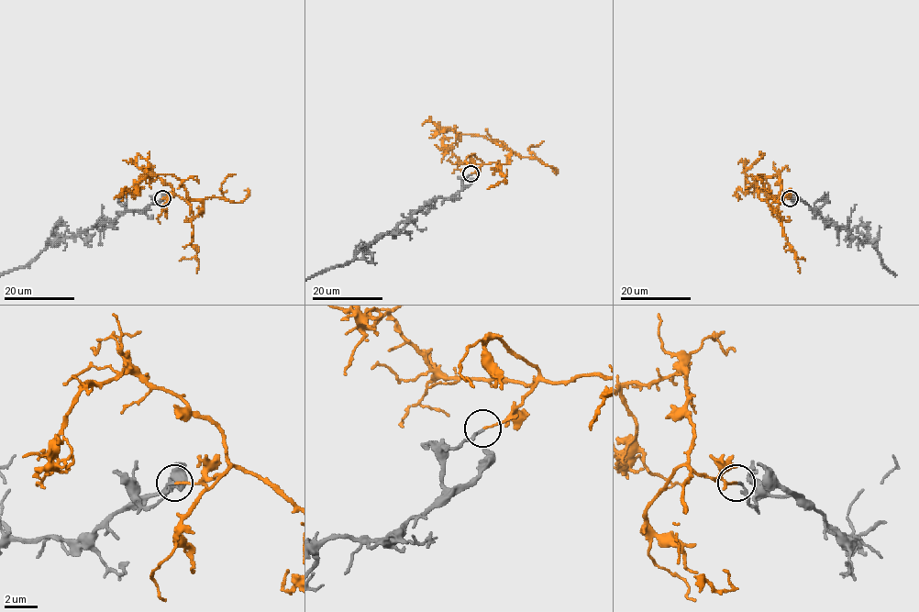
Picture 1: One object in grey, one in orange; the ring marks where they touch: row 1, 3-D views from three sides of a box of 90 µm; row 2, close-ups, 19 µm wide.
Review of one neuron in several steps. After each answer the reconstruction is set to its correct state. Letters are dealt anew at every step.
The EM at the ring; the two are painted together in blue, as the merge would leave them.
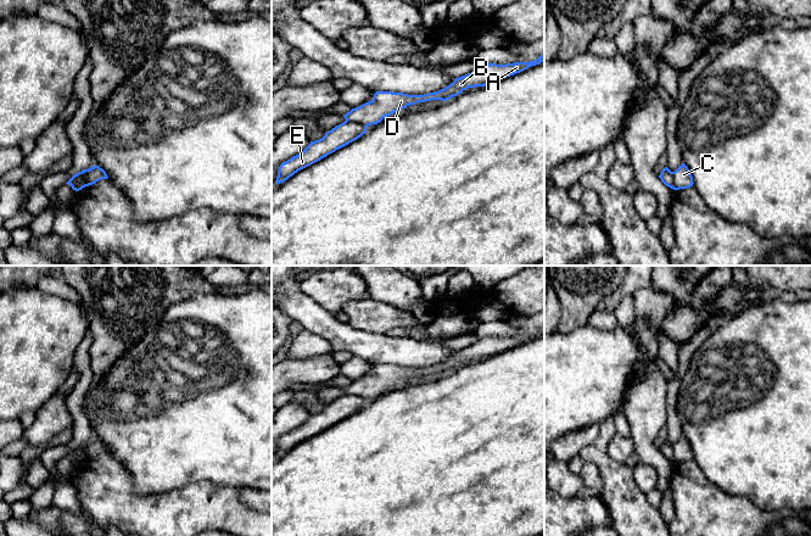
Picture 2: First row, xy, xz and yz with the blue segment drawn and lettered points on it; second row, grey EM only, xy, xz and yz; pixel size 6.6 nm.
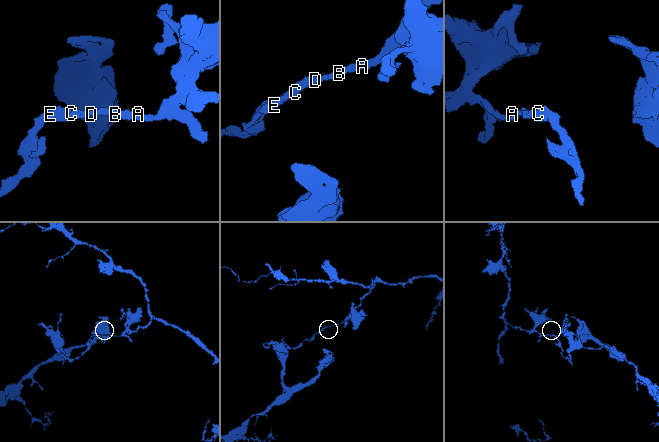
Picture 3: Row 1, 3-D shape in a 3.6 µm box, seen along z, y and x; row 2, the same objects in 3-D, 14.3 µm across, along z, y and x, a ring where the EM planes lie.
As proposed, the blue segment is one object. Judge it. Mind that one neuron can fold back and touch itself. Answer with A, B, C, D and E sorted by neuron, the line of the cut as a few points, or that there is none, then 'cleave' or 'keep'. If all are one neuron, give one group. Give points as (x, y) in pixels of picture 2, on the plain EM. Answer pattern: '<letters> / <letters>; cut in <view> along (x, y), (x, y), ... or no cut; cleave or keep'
A B D / C E; cut in xz along (346, 392), (359, 395), (365, 400); cleave

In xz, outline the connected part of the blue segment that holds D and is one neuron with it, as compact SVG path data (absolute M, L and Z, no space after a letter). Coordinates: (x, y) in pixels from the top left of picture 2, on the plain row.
M544 326L530 335L515 335L507 337L488 336L477 340L471 346L455 351L444 362L424 368L408 368L403 365L376 364L371 374L352 381L343 387L346 393L358 395L365 400L380 396L385 390L391 389L398 383L409 378L431 373L447 374L459 368L463 363L475 359L485 359L503 351L520 346L528 340L544 335Z

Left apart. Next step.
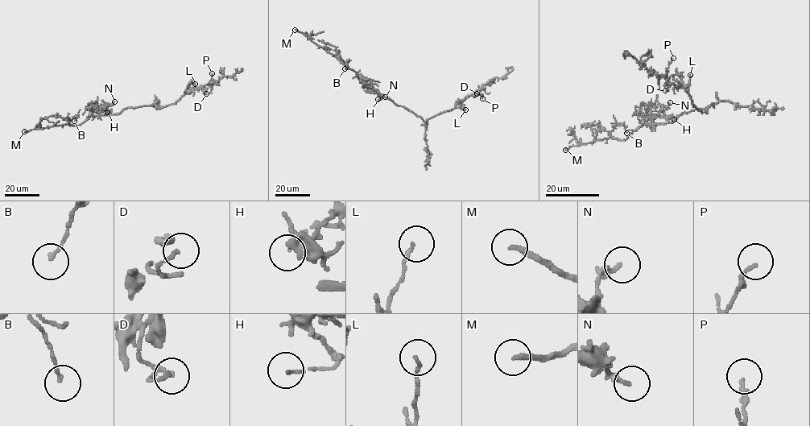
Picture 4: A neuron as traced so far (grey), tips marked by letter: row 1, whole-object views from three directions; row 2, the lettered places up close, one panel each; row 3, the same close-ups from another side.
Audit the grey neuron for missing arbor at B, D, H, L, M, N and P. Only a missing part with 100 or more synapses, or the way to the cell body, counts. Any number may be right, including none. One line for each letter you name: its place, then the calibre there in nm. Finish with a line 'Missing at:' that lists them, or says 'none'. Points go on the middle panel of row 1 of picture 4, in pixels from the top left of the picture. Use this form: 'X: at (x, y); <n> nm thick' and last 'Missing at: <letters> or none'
M: at (295, 30); 200 nm thick
Missing at: M

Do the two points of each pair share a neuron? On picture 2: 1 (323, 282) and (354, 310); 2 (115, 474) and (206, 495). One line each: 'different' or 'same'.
1: different
2: same

